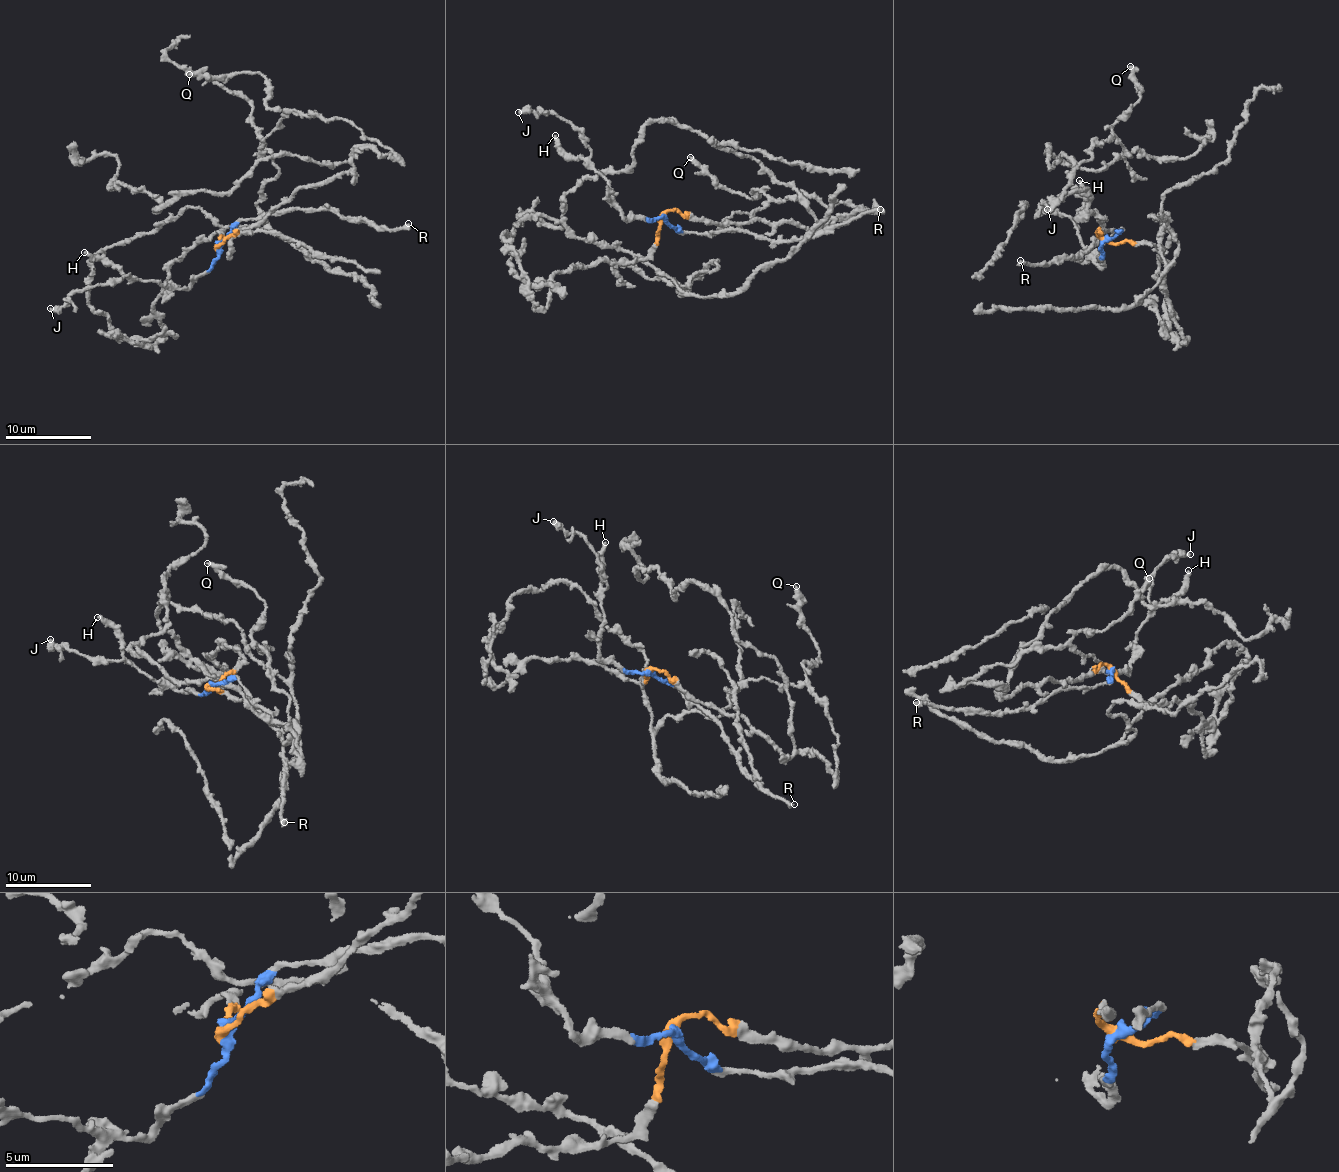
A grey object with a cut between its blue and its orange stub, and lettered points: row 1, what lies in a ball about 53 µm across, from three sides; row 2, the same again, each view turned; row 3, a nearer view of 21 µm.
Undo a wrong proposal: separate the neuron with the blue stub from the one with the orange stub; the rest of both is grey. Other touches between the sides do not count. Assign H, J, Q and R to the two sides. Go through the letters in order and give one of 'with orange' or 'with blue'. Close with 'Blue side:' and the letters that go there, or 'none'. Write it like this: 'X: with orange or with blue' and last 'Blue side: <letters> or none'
H: with blue
J: with blue
Q: with orange
R: with blue
Blue side: H, J, R

